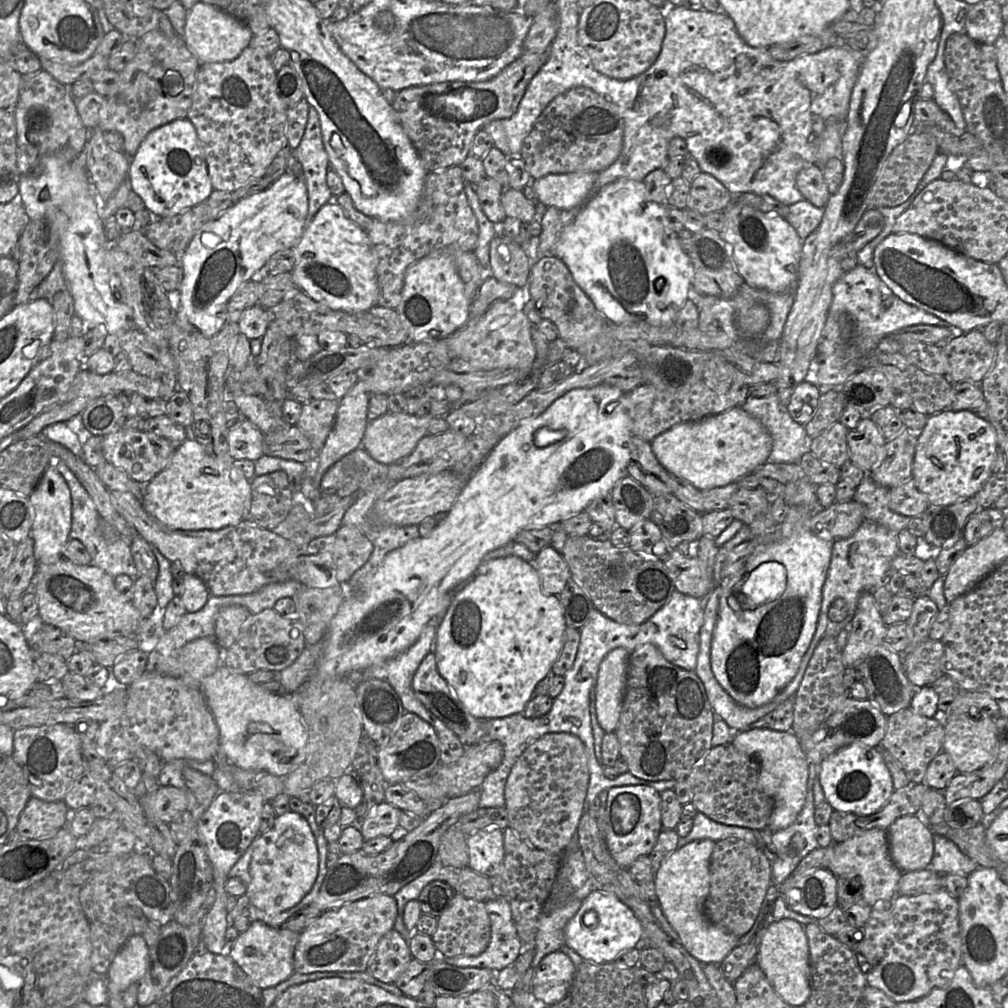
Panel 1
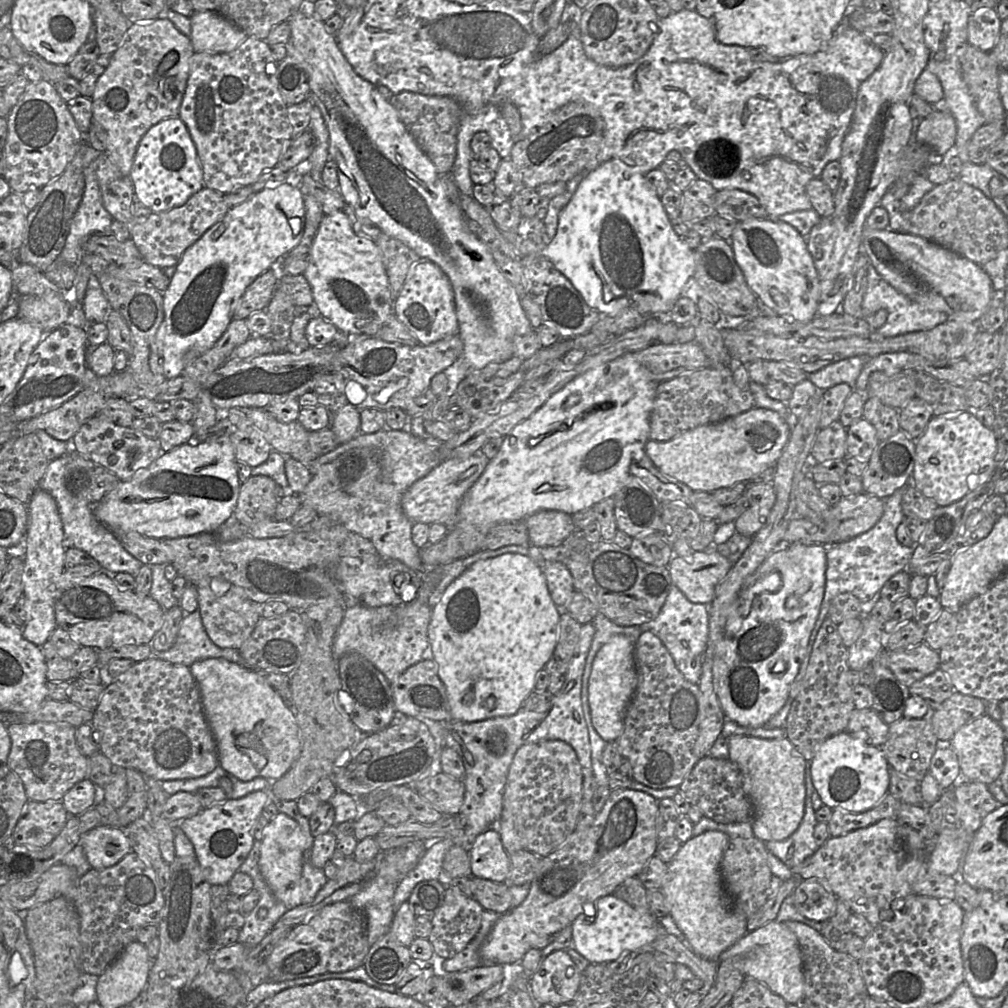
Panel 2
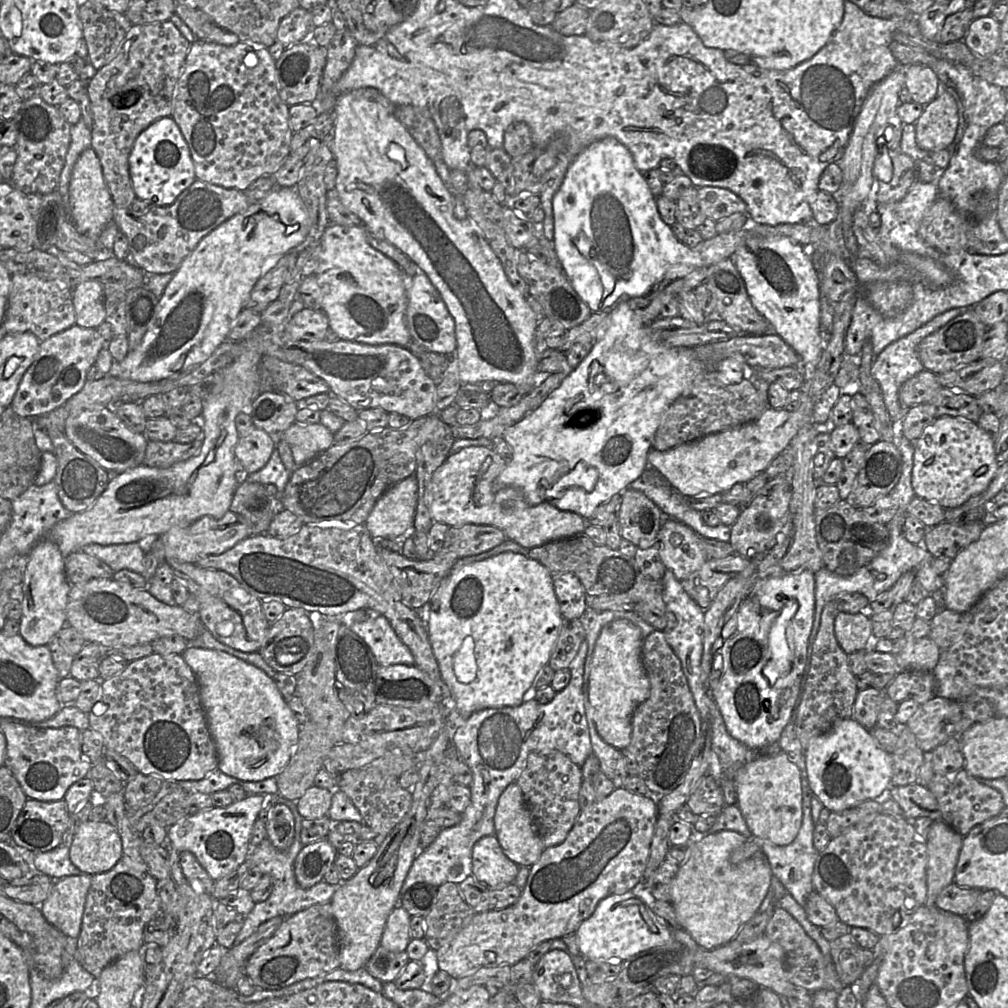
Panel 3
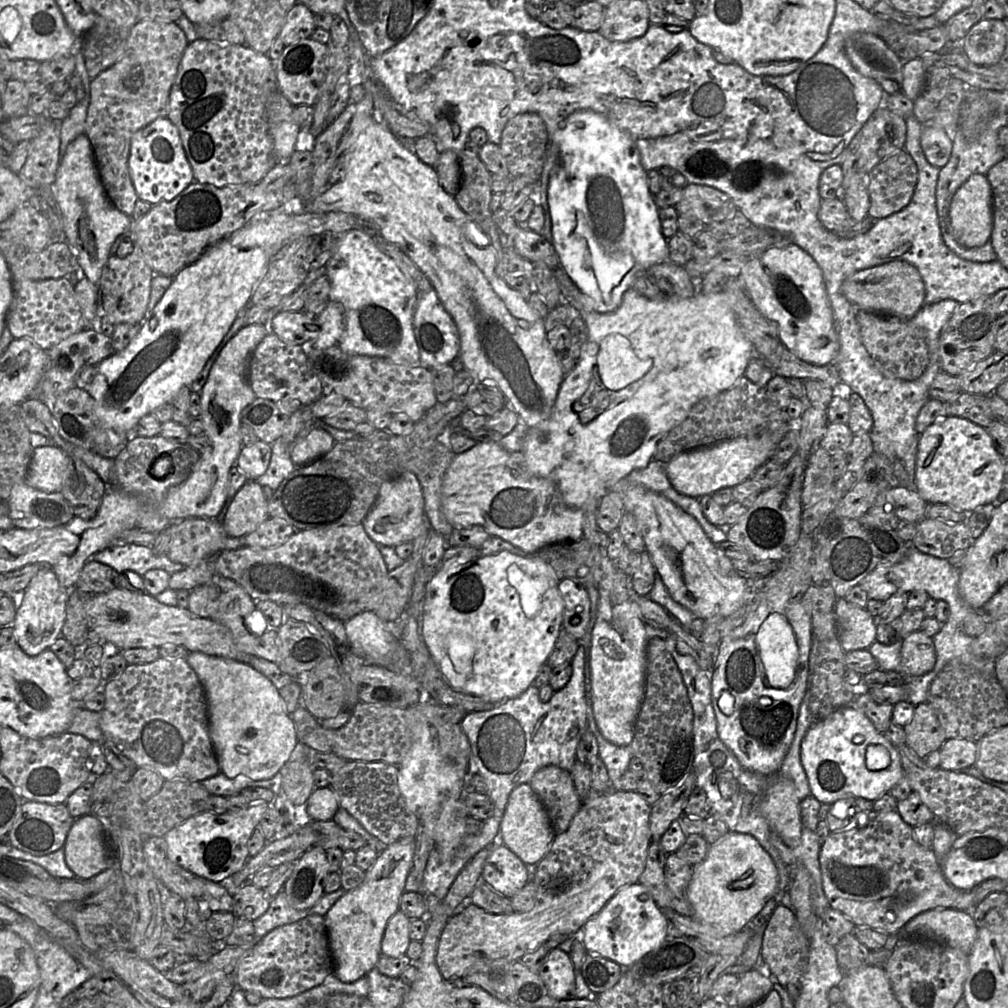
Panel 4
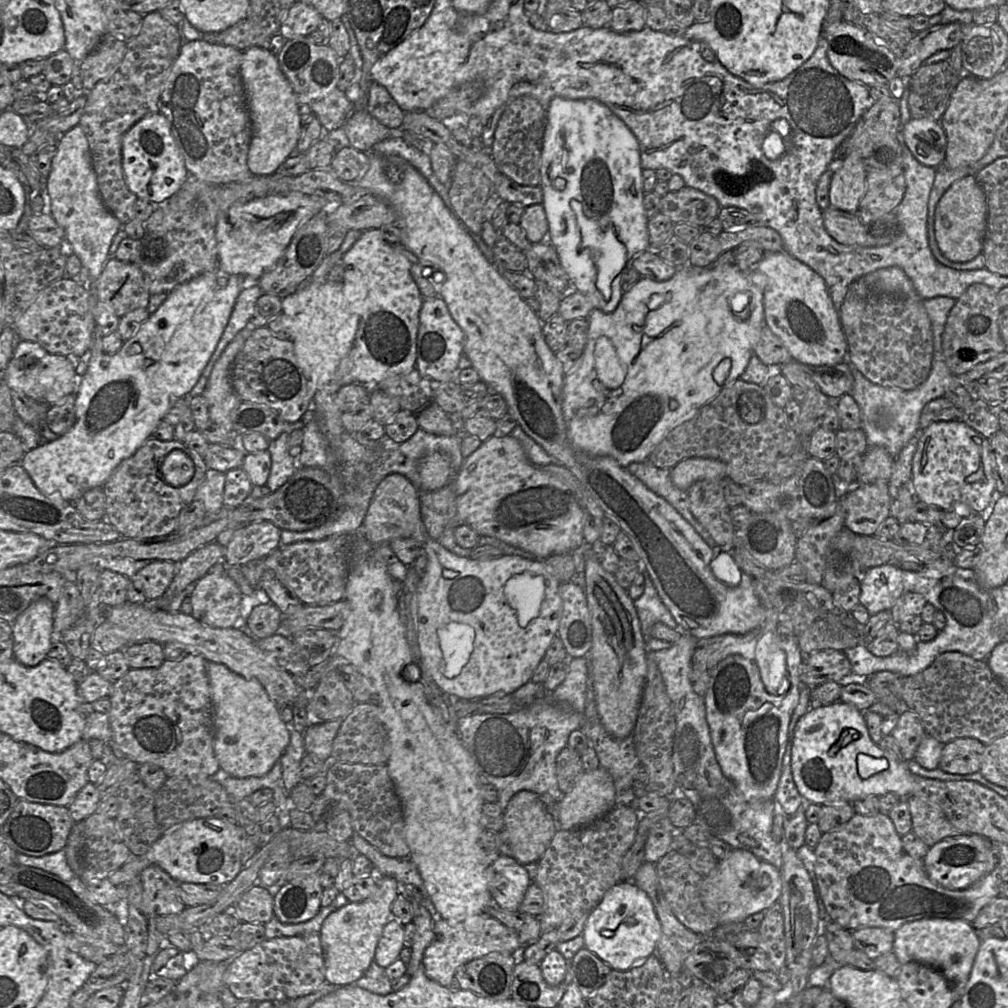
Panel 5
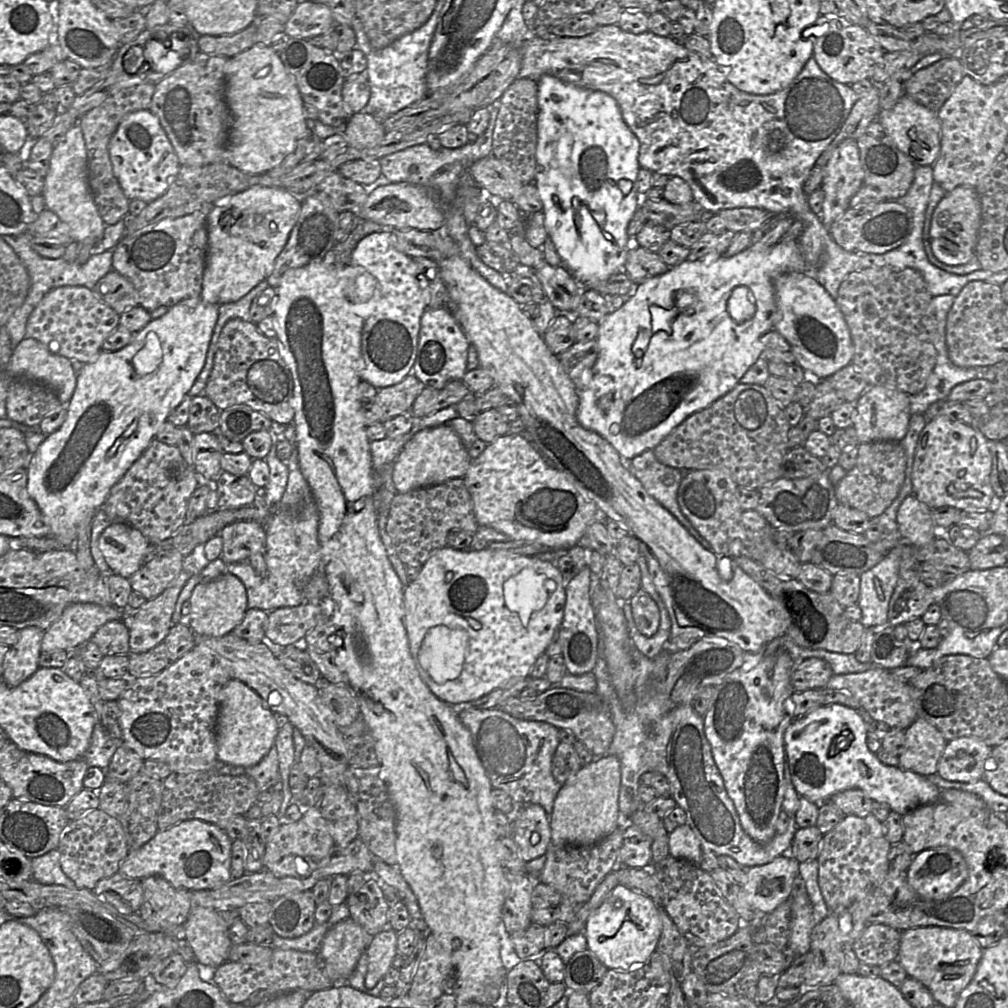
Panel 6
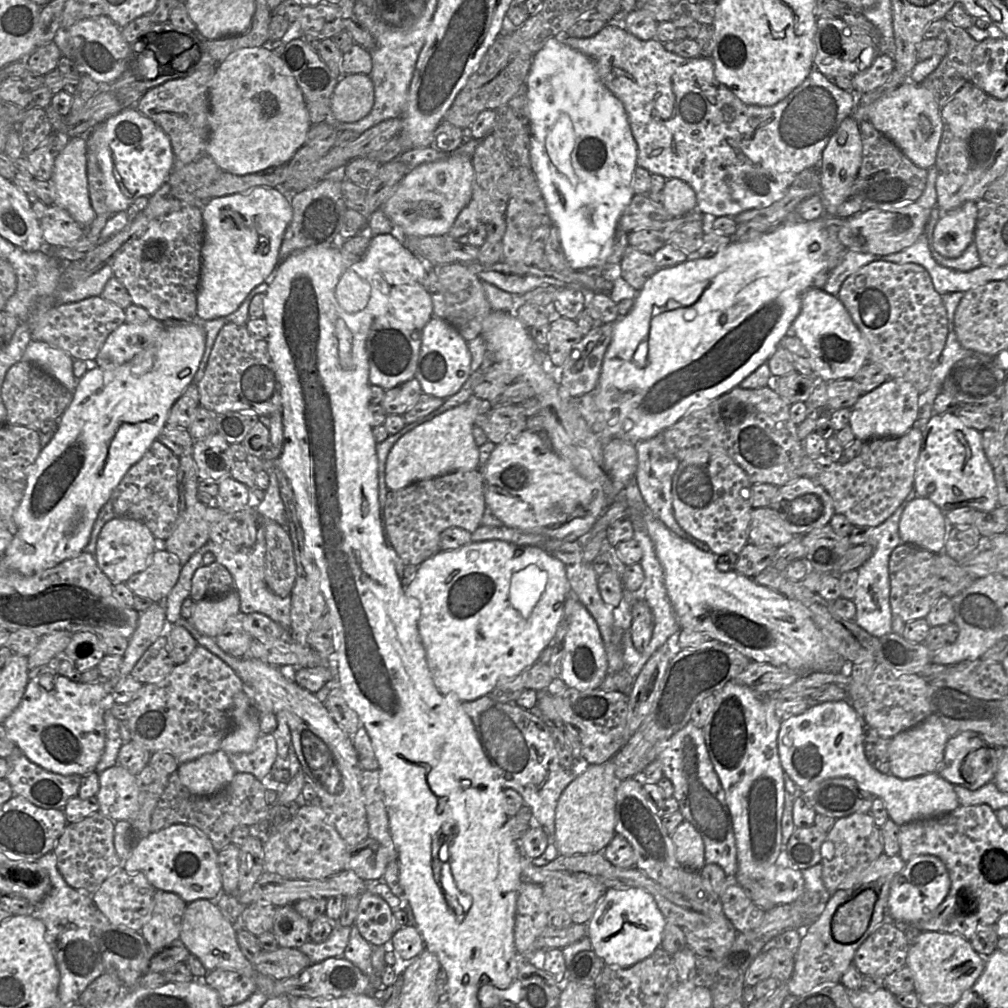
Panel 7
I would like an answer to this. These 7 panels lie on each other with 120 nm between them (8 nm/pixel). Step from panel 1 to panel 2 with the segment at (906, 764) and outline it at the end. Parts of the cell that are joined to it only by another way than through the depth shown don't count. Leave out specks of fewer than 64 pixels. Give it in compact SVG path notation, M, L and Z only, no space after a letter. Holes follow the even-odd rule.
M932 710L921 719L908 719L901 717L899 720L889 725L889 734L881 749L890 767L894 768L901 775L921 781L929 772L930 762L936 749L949 742L939 742L936 737L930 718Z

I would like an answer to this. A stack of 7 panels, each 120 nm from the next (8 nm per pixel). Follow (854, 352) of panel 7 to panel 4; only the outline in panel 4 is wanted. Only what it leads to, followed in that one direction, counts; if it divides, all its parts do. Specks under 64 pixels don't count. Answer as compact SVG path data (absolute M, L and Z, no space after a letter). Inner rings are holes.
M792 242L750 256L740 276L759 312L776 325L781 343L799 359L814 365L833 363L840 349L832 307L821 268Z

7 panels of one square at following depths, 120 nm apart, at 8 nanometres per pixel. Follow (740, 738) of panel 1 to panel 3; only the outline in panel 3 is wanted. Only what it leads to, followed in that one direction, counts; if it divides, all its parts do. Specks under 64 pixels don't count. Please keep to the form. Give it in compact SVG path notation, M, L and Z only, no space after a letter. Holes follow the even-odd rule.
M785 752L775 755L759 753L758 757L738 770L735 787L738 806L754 838L768 839L778 845L789 845L795 840L803 820L801 771Z

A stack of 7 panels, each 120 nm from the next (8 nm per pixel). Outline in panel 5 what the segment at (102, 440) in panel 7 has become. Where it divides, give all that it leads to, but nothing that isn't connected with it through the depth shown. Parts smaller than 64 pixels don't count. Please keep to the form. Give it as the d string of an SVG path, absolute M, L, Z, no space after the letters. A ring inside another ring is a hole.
M219 270L204 273L168 293L165 301L149 315L134 335L124 341L121 348L107 354L101 350L101 327L92 332L87 355L87 371L79 379L75 399L76 421L65 434L56 440L26 451L21 460L34 485L46 496L59 495L69 502L76 501L87 490L102 487L116 467L130 457L149 439L163 420L168 409L188 395L198 382L227 326L235 301L247 280L239 275Z

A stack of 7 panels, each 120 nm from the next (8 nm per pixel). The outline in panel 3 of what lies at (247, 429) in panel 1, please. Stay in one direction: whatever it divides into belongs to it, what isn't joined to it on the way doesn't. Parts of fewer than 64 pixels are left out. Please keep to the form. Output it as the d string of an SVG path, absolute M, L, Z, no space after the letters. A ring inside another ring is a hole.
M255 427L247 436L239 438L235 458L252 474L268 463L275 448L276 437Z

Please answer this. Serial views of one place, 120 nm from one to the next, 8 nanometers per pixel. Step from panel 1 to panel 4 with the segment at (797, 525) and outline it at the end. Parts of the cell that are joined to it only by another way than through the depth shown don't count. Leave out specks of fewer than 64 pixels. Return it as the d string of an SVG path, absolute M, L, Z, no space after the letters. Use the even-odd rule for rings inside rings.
M793 599L786 604L784 616L793 629L798 646L797 670L788 687L777 689L767 684L755 634L740 639L722 638L715 653L711 678L712 705L720 739L744 768L766 776L778 773L789 750L809 676L808 661L813 640L810 614L800 599Z

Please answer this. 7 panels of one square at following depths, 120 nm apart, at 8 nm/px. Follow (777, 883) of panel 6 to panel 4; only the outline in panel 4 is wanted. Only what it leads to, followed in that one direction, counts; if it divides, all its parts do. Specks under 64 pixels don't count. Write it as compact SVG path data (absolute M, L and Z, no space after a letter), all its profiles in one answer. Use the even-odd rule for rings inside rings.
M728 831L709 846L706 857L693 866L687 897L693 910L693 918L707 927L713 937L726 937L749 926L750 921L774 896L777 887L777 870L770 855L752 835Z

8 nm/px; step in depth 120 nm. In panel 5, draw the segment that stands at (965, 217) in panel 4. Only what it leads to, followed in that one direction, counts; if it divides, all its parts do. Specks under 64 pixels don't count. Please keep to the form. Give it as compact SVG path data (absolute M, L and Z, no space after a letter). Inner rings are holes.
M975 175L954 182L939 200L935 210L934 233L937 245L945 258L964 263L982 253L987 225L987 200Z

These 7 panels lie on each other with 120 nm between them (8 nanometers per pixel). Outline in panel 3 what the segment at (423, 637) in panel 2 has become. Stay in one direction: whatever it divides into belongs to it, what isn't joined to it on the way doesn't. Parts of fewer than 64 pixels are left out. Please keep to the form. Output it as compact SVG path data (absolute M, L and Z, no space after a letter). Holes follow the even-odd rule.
M370 614L368 619L354 622L348 627L367 644L380 666L415 664L411 651L385 616Z

